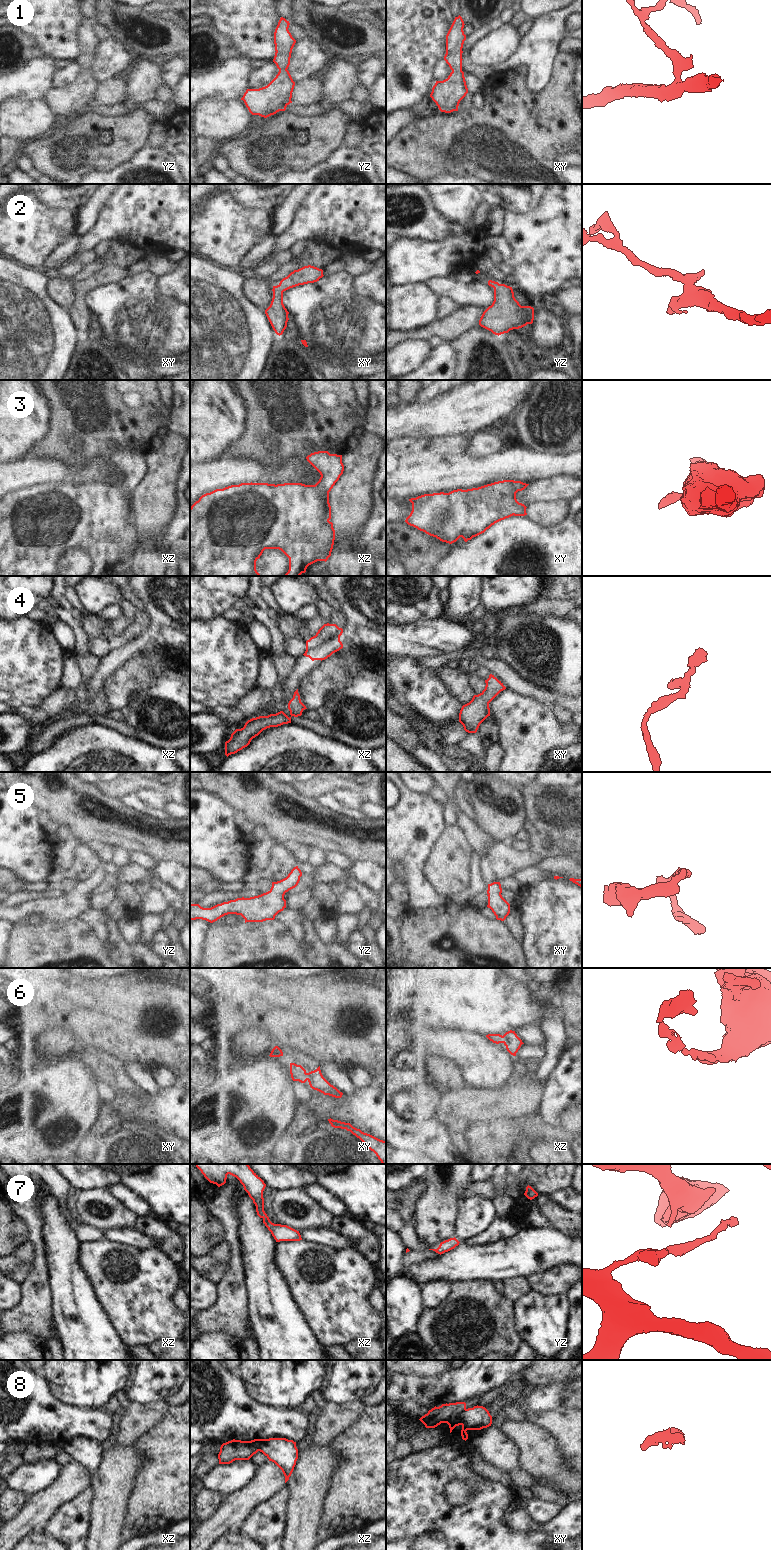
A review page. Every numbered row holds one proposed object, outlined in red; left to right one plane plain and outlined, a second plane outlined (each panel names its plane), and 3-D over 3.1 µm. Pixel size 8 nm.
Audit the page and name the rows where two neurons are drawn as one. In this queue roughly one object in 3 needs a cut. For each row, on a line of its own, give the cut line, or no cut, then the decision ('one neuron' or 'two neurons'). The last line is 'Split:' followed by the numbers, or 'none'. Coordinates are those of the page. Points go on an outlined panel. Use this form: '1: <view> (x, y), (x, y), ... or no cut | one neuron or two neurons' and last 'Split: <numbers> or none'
1: no cut | one neuron
2: no cut | one neuron
3: no cut | one neuron
4: no cut | one neuron
5: no cut | one neuron
6: no cut | one neuron
7: no cut | one neuron
8: xy (465, 1409), (460, 1414), (460, 1423), (466, 1430) | two neurons
Split: 8

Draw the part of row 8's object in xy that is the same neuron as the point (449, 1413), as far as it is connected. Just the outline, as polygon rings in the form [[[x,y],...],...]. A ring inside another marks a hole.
[[[465,1402],[446,1403],[439,1407],[435,1406],[419,1420],[425,1425],[426,1428],[435,1428],[441,1423],[447,1423],[451,1433],[456,1426],[461,1425],[460,1414],[465,1410]]]

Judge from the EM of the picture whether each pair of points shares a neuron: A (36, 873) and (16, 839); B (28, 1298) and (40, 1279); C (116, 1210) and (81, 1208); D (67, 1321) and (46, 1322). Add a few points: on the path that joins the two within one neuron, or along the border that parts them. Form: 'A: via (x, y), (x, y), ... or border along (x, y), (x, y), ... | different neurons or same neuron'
A: via (34, 865), (34, 861), (22, 847) | same neuron
B: via (33, 1293), (37, 1284) | same neuron
C: via (107, 1204), (101, 1201), (89, 1200) | same neuron
D: border along (51, 1299), (51, 1315), (54, 1325) | different neurons

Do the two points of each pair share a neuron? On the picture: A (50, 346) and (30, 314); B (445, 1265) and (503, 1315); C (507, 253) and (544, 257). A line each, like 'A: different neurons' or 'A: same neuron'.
A: same neuron
B: different neurons
C: different neurons

